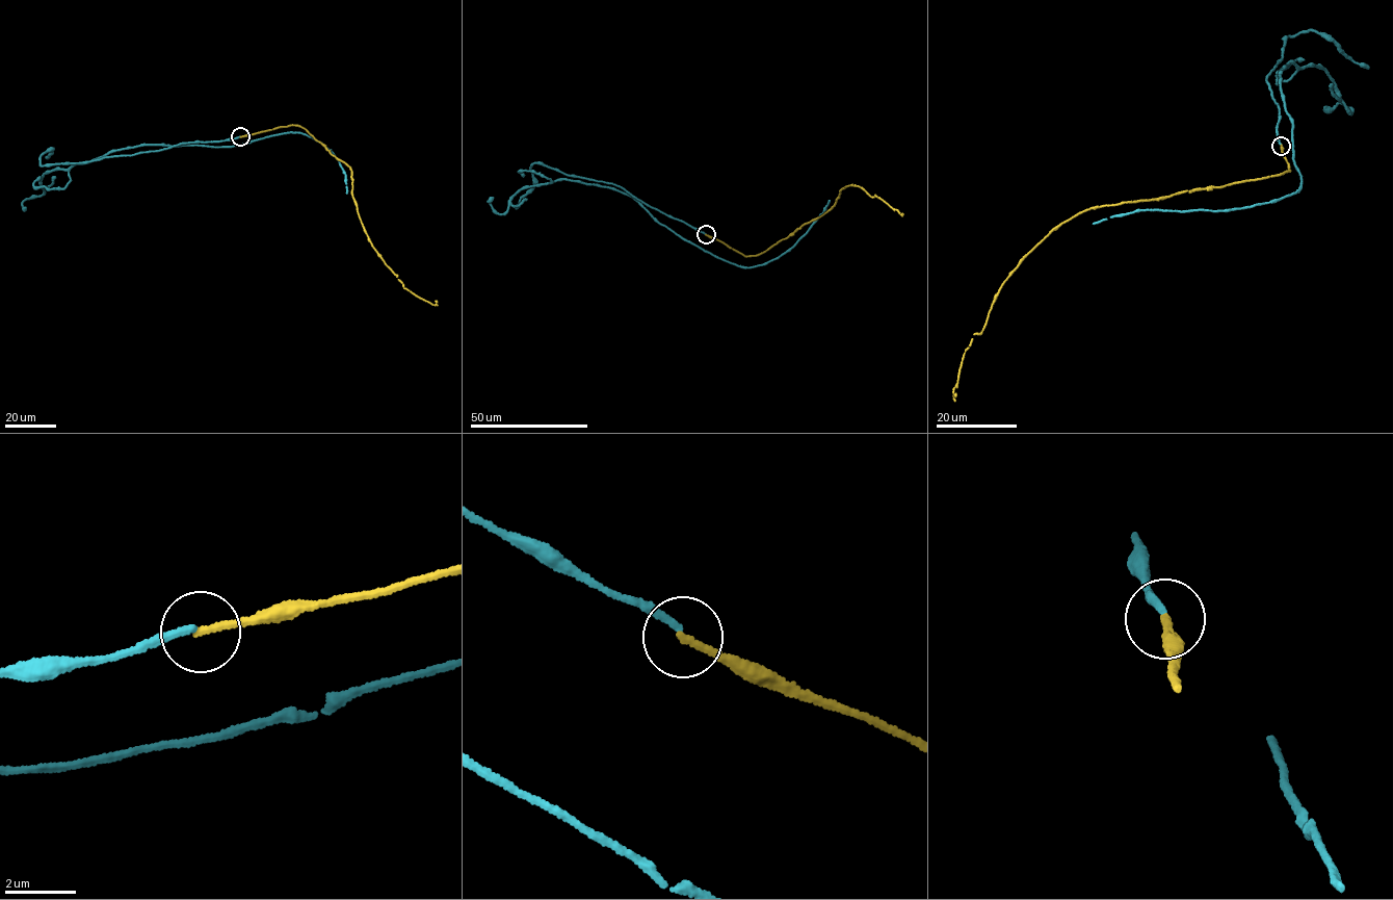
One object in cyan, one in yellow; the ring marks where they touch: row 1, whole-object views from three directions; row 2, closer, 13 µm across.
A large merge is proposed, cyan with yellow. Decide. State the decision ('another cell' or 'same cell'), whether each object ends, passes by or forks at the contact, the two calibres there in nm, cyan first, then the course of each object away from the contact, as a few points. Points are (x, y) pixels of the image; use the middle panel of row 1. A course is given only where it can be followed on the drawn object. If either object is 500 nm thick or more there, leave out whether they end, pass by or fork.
another cell | cyan ends | yellow ends | 200/240 nm | cyan via (706, 234), (616, 185), (569, 176), (625, 193), (686, 240), (744, 267), (765, 264), (793, 246), (830, 200) | yellow via (705, 234), (746, 256), (757, 255), (816, 219), (833, 206), (842, 188), (850, 185), (902, 213)

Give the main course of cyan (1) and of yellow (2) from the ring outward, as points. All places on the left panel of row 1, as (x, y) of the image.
1: (240, 136), (182, 143), (81, 162), (141, 145), (232, 147), (296, 131), (333, 153), (344, 173), (347, 194)
2: (240, 136), (290, 125), (305, 128), (350, 169), (351, 190), (363, 226), (403, 287), (432, 305), (436, 301)

